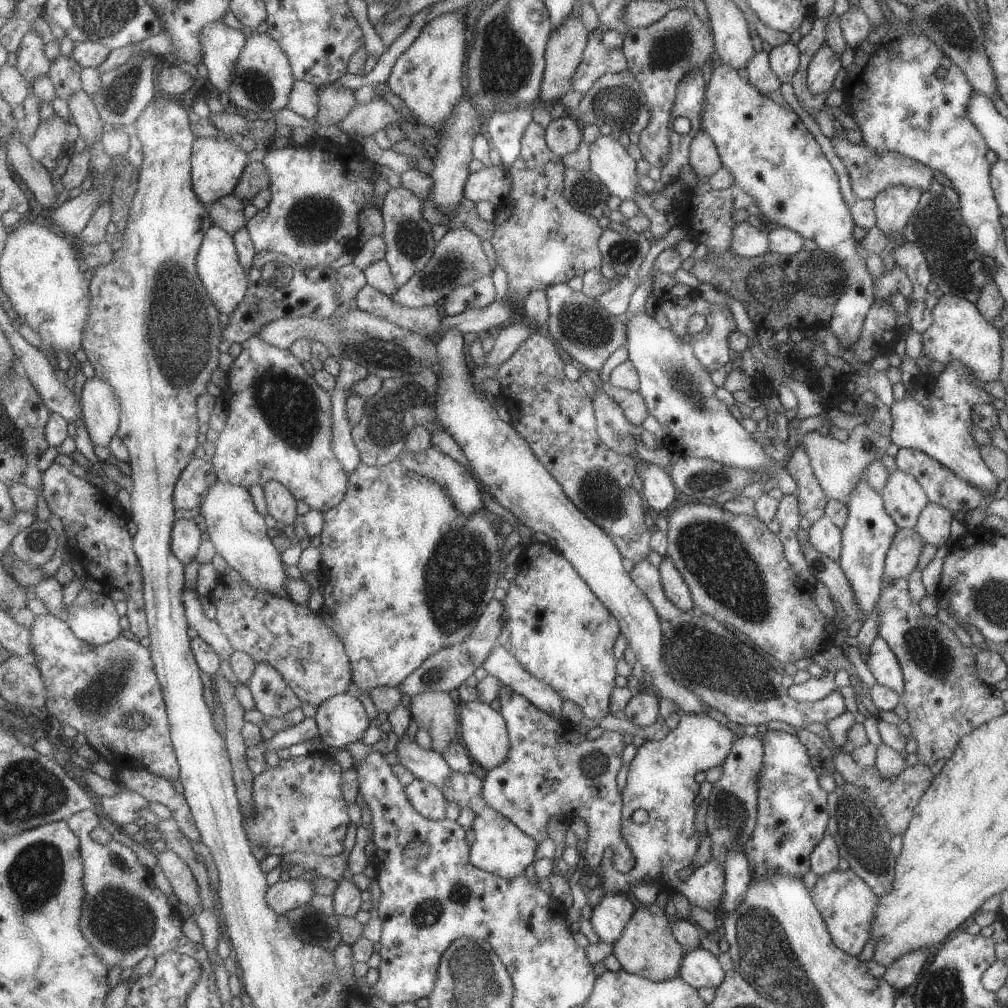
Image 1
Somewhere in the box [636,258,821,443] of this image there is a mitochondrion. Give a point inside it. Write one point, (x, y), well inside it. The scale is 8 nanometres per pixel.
(675, 374)

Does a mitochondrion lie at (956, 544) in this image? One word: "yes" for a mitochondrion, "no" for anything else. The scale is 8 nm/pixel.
no

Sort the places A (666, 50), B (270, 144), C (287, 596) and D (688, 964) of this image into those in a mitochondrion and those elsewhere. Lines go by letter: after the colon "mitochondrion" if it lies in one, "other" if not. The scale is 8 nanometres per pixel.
A: mitochondrion
B: other
C: other
D: other

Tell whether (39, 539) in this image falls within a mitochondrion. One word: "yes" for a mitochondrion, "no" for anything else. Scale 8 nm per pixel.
yes

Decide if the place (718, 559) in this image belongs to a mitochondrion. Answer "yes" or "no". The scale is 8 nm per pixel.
yes

